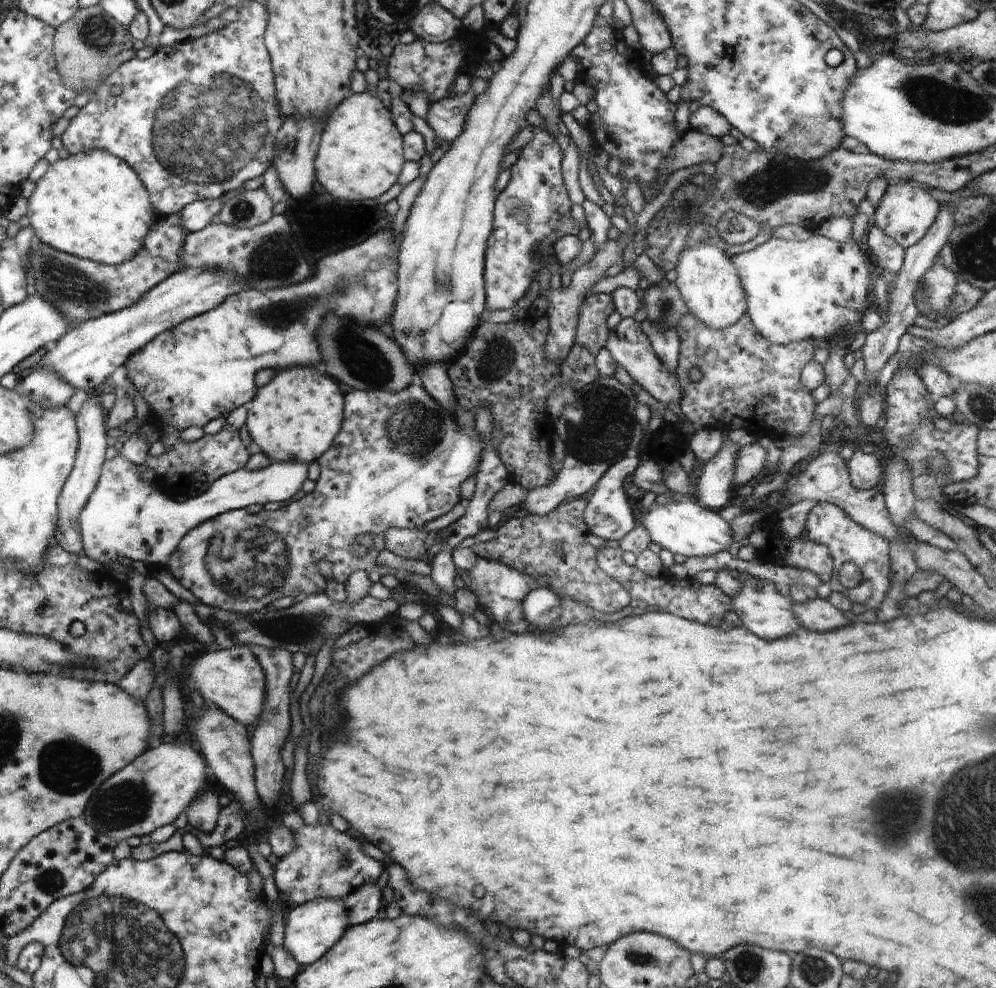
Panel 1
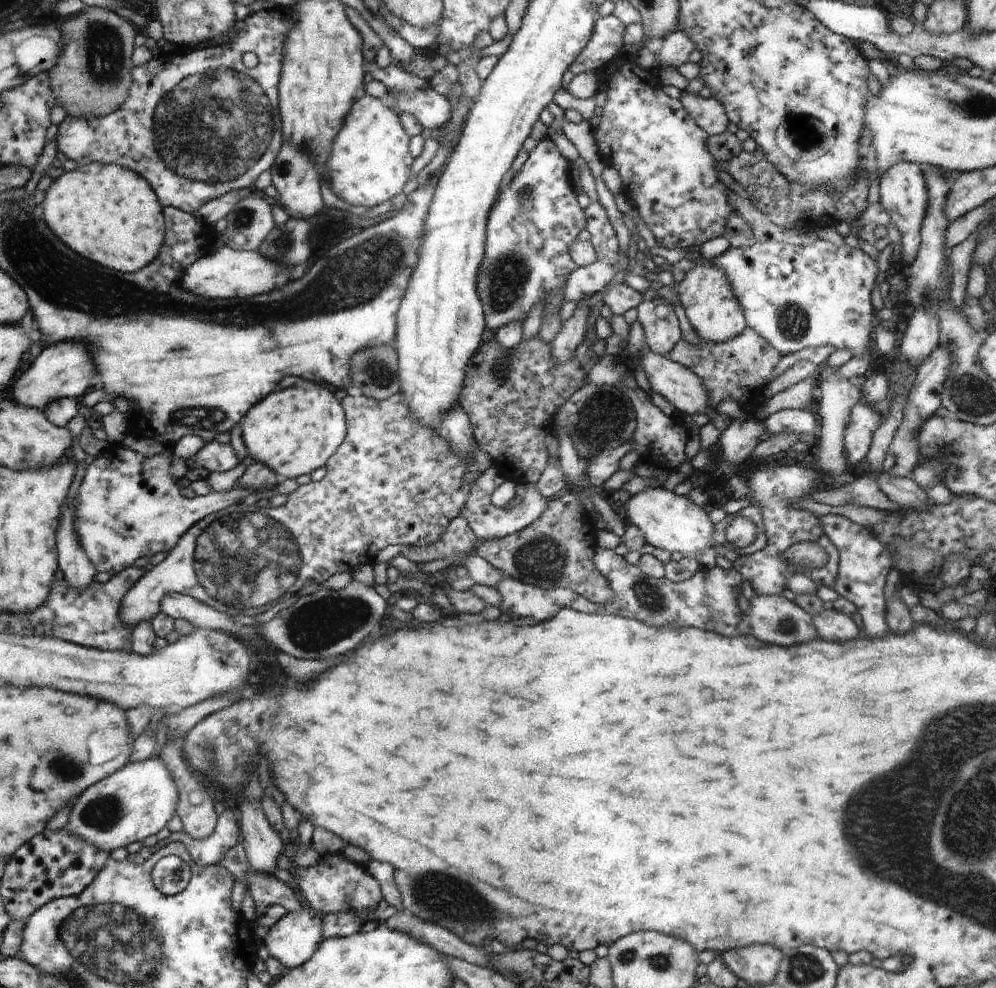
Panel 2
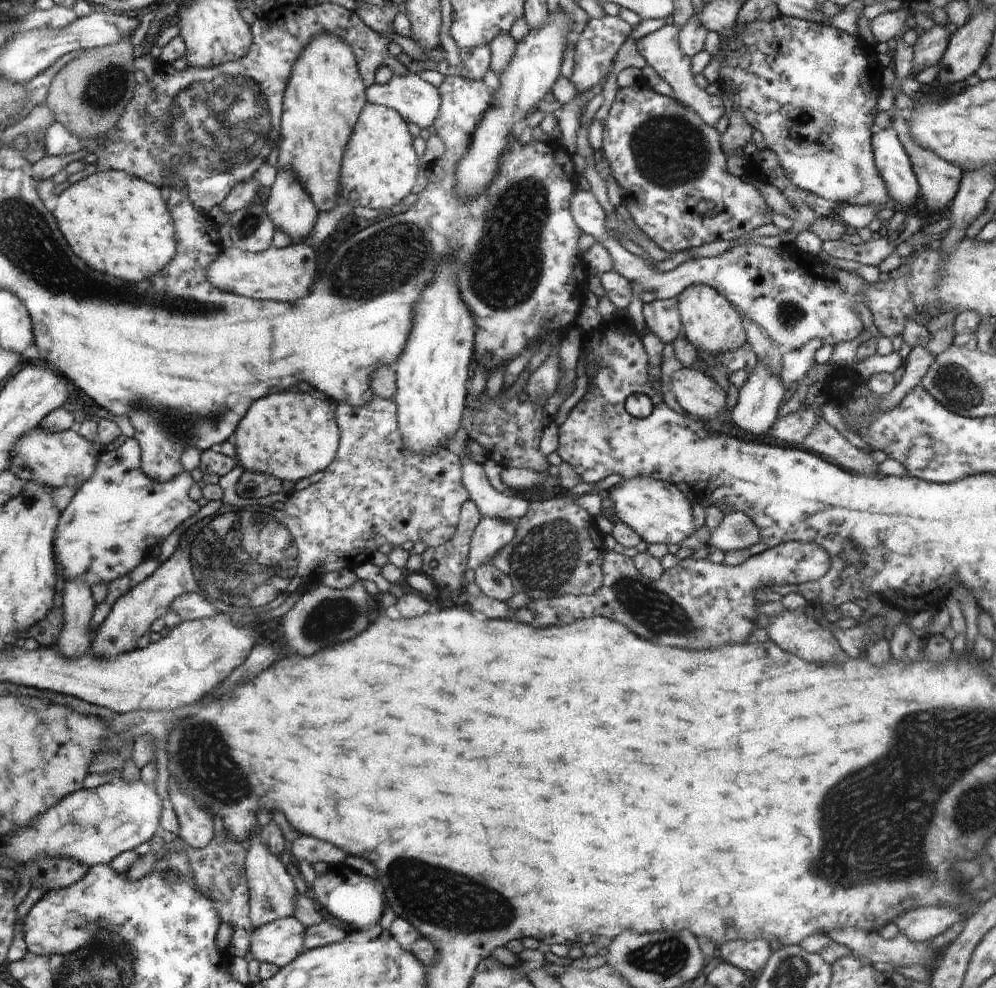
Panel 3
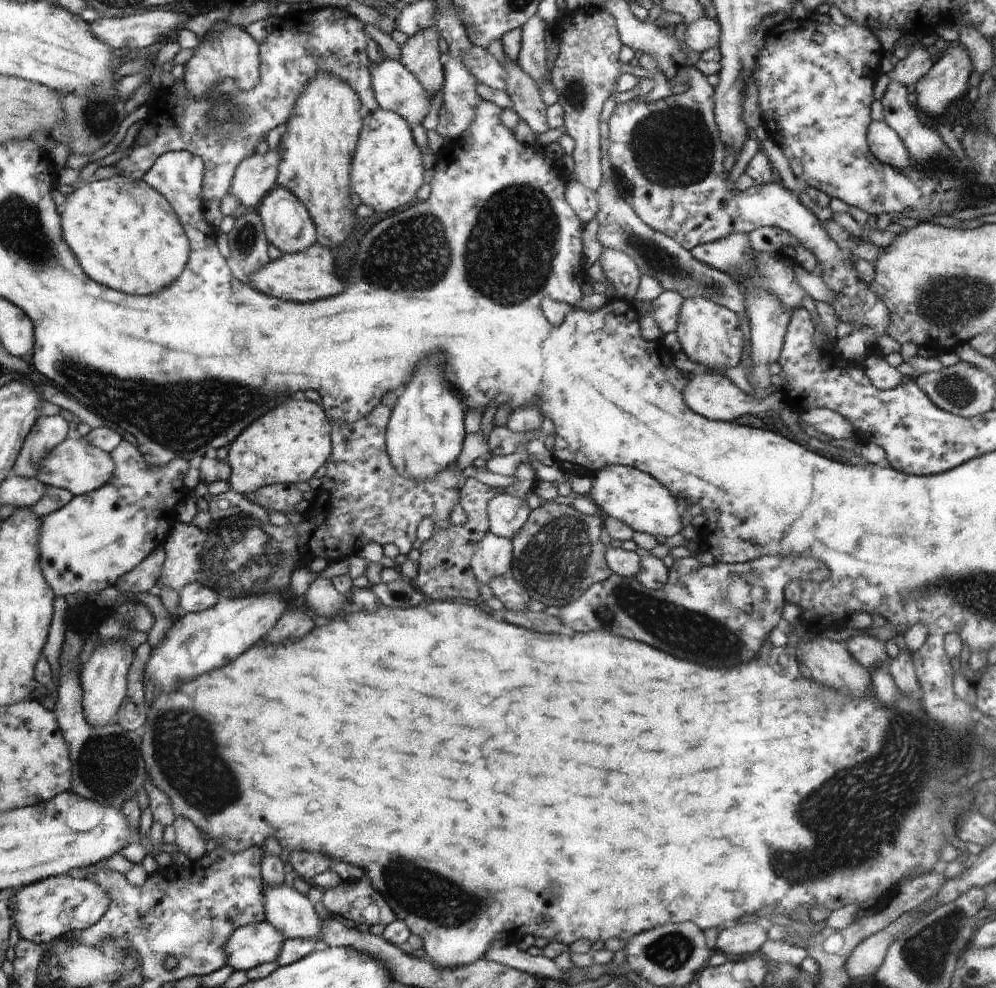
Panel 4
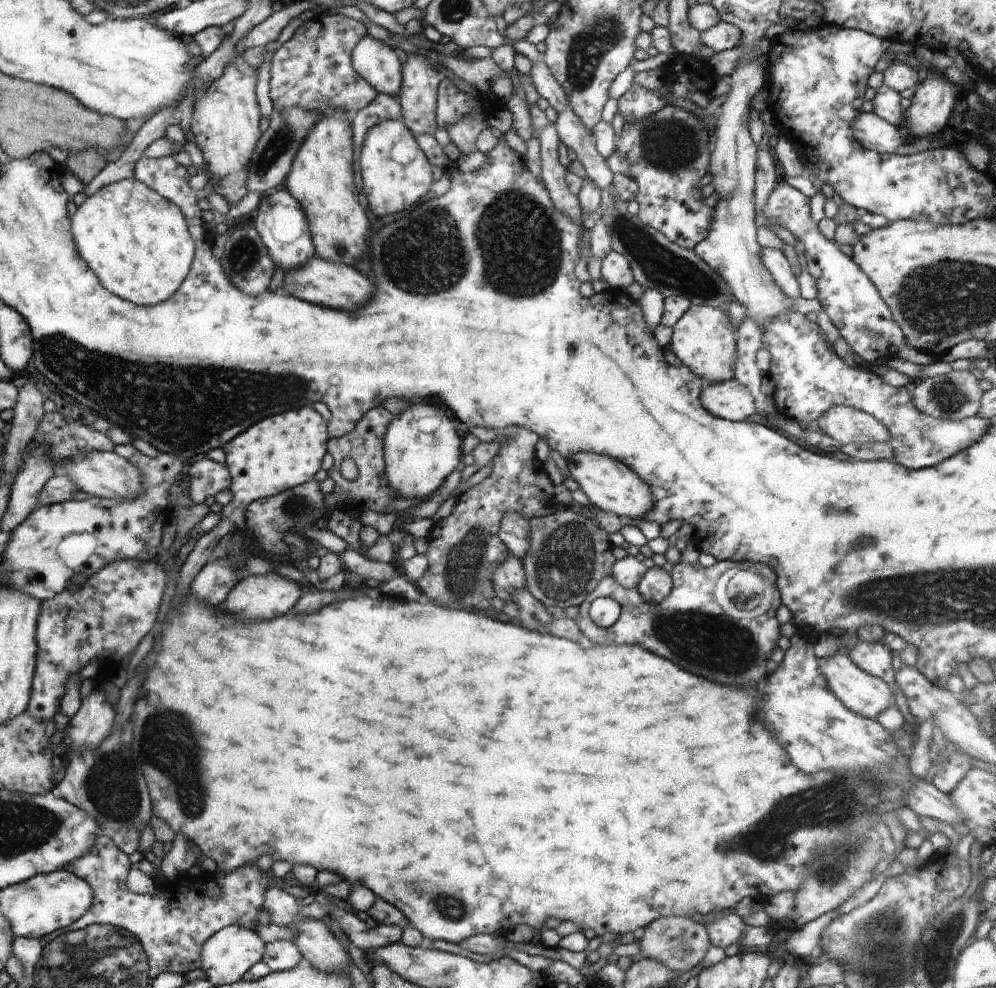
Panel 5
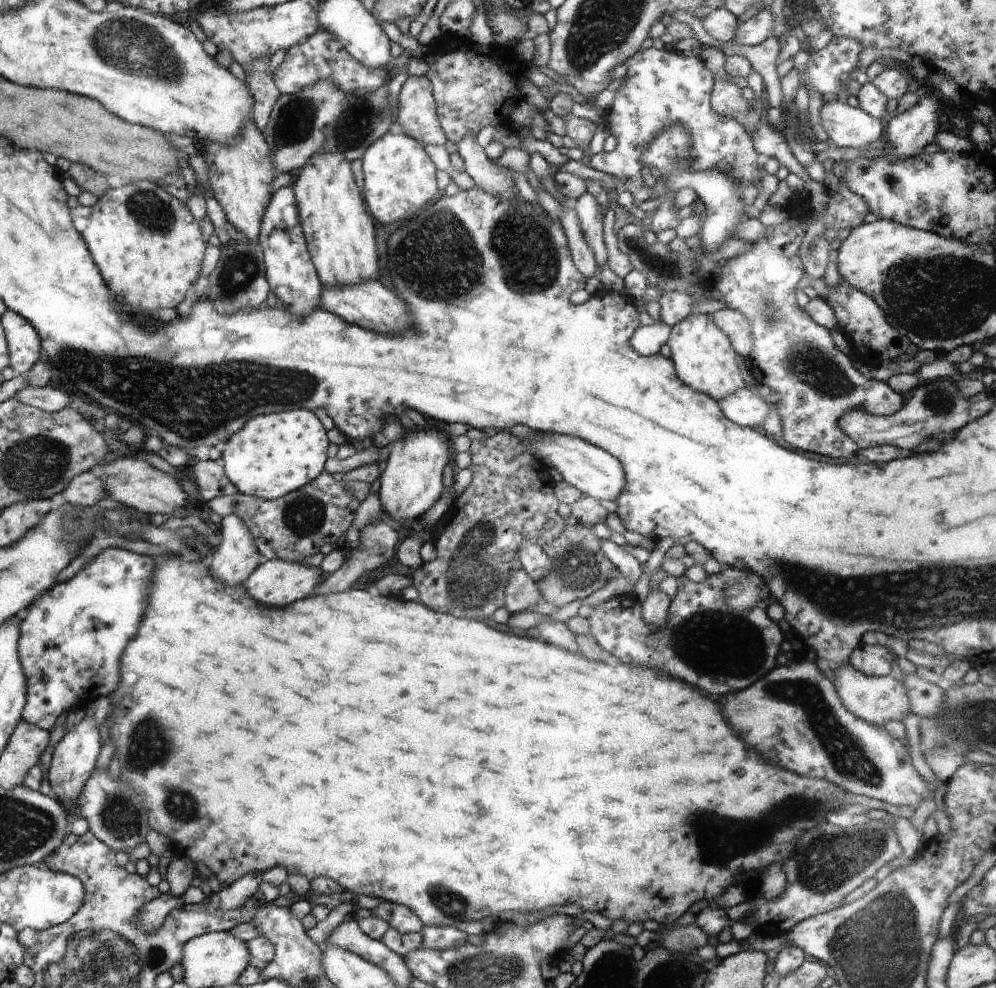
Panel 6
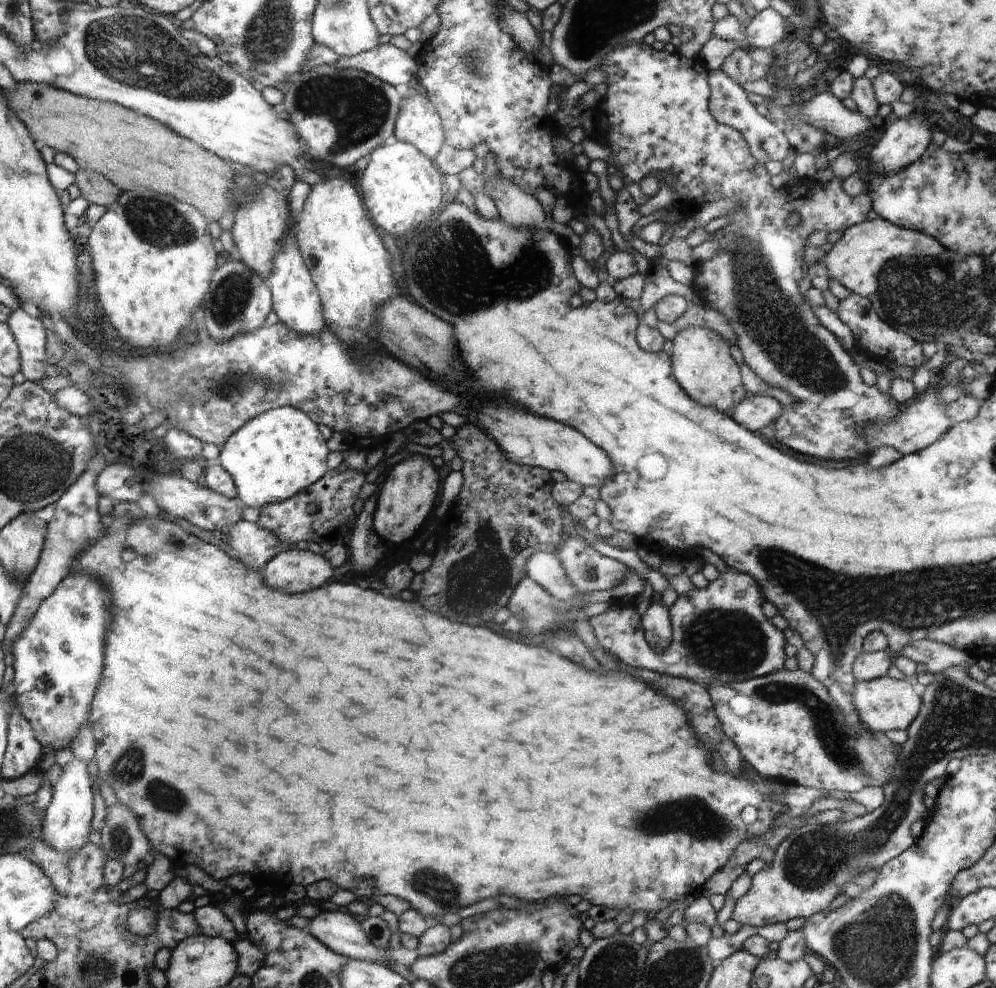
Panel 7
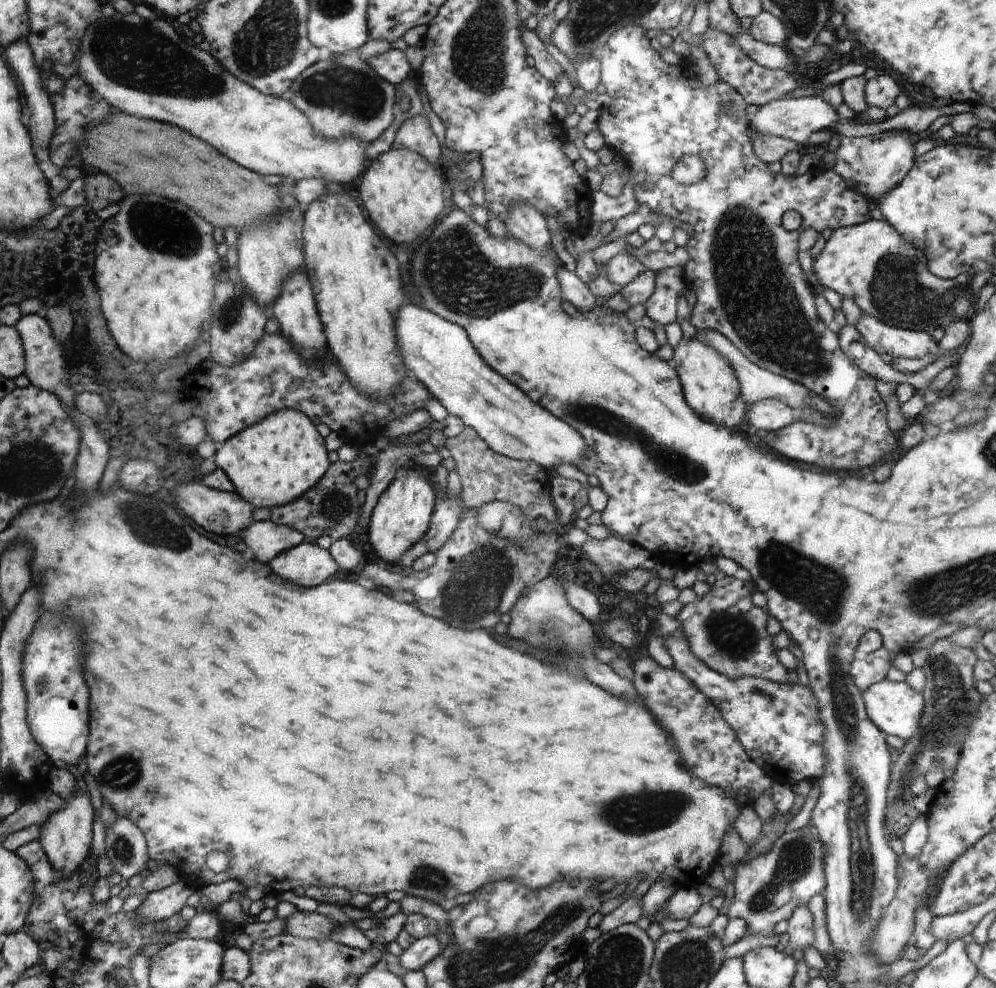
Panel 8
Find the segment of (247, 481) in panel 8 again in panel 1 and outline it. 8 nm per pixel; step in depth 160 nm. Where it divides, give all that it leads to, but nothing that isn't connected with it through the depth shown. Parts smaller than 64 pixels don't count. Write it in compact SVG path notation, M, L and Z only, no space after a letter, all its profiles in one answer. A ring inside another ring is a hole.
M290 367L277 371L273 380L259 388L257 396L247 407L246 428L252 440L272 462L296 461L307 465L317 461L332 446L334 437L340 432L343 419L345 389L328 374L322 374L316 367Z

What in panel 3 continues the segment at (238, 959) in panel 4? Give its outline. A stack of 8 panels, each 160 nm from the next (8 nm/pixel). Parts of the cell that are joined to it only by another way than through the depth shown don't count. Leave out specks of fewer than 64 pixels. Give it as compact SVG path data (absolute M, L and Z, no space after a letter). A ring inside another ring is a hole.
M296 917L273 920L272 923L266 923L253 931L249 950L260 963L285 967L306 950L306 929Z

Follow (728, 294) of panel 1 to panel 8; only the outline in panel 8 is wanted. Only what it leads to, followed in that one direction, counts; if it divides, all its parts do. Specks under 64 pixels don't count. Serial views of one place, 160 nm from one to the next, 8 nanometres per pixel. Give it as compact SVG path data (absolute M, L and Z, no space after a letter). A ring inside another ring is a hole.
M697 337L688 340L682 338L674 347L672 366L680 380L686 403L696 414L732 431L745 426L748 407L742 398L736 372L718 350L704 344Z

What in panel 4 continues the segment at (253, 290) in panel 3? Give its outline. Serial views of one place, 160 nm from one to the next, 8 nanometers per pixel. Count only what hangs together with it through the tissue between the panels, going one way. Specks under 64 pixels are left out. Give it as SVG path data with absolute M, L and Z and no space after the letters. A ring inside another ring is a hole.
M317 242L306 252L282 255L270 261L266 267L248 276L248 284L268 296L278 297L285 301L312 302L330 298L346 290L346 282L340 282L336 276L332 251Z

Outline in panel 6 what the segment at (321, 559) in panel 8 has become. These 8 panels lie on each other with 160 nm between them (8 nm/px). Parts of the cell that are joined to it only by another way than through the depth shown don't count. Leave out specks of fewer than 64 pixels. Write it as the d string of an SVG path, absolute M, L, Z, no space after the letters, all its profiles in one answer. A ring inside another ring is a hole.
M284 559L265 560L258 568L243 582L242 586L250 592L250 596L258 596L262 604L284 608L300 598L310 596L325 576L319 567L313 567L302 561L285 561Z

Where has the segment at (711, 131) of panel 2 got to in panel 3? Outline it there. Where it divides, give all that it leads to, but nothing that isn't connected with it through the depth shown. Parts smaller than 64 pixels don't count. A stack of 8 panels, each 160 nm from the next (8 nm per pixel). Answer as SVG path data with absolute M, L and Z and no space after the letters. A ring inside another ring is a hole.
M676 24L664 25L660 29L642 36L634 41L636 49L644 57L647 64L650 65L666 82L672 87L676 100L693 108L702 120L715 127L717 120L725 113L725 108L720 96L710 95L706 89L700 88L694 81L691 57L686 56L679 47L679 30Z

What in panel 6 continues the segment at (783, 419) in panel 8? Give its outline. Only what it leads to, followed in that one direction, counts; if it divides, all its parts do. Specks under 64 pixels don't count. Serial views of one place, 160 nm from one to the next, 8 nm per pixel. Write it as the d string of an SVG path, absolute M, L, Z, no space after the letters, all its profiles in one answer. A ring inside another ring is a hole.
M754 388L738 389L731 397L718 402L722 412L732 422L743 427L760 426L768 416L768 403Z

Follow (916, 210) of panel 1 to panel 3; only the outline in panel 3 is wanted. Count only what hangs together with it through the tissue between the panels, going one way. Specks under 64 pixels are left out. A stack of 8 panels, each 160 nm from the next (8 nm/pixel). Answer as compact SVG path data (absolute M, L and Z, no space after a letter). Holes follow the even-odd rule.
M891 127L880 129L871 138L876 168L889 188L891 200L909 208L920 197L920 185L910 157Z

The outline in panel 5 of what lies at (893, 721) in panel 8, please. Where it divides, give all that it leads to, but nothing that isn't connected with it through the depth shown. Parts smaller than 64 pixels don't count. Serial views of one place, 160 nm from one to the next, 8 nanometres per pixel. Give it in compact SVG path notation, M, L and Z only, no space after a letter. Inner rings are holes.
M836 652L831 657L820 659L819 667L822 674L826 677L828 688L854 714L866 717L867 719L875 719L881 712L895 704L895 686L860 670L846 653Z

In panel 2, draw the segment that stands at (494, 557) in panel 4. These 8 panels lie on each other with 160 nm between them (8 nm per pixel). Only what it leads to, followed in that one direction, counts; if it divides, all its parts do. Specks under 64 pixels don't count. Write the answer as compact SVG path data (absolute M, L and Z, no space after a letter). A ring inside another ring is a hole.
M482 473L477 481L470 485L470 494L467 498L464 510L460 515L468 521L473 533L479 541L499 539L512 533L518 532L532 524L541 512L546 508L547 499L544 498L532 484L515 485L515 492L520 496L520 502L513 502L510 506L498 508L491 501L491 496L484 494L484 474Z

